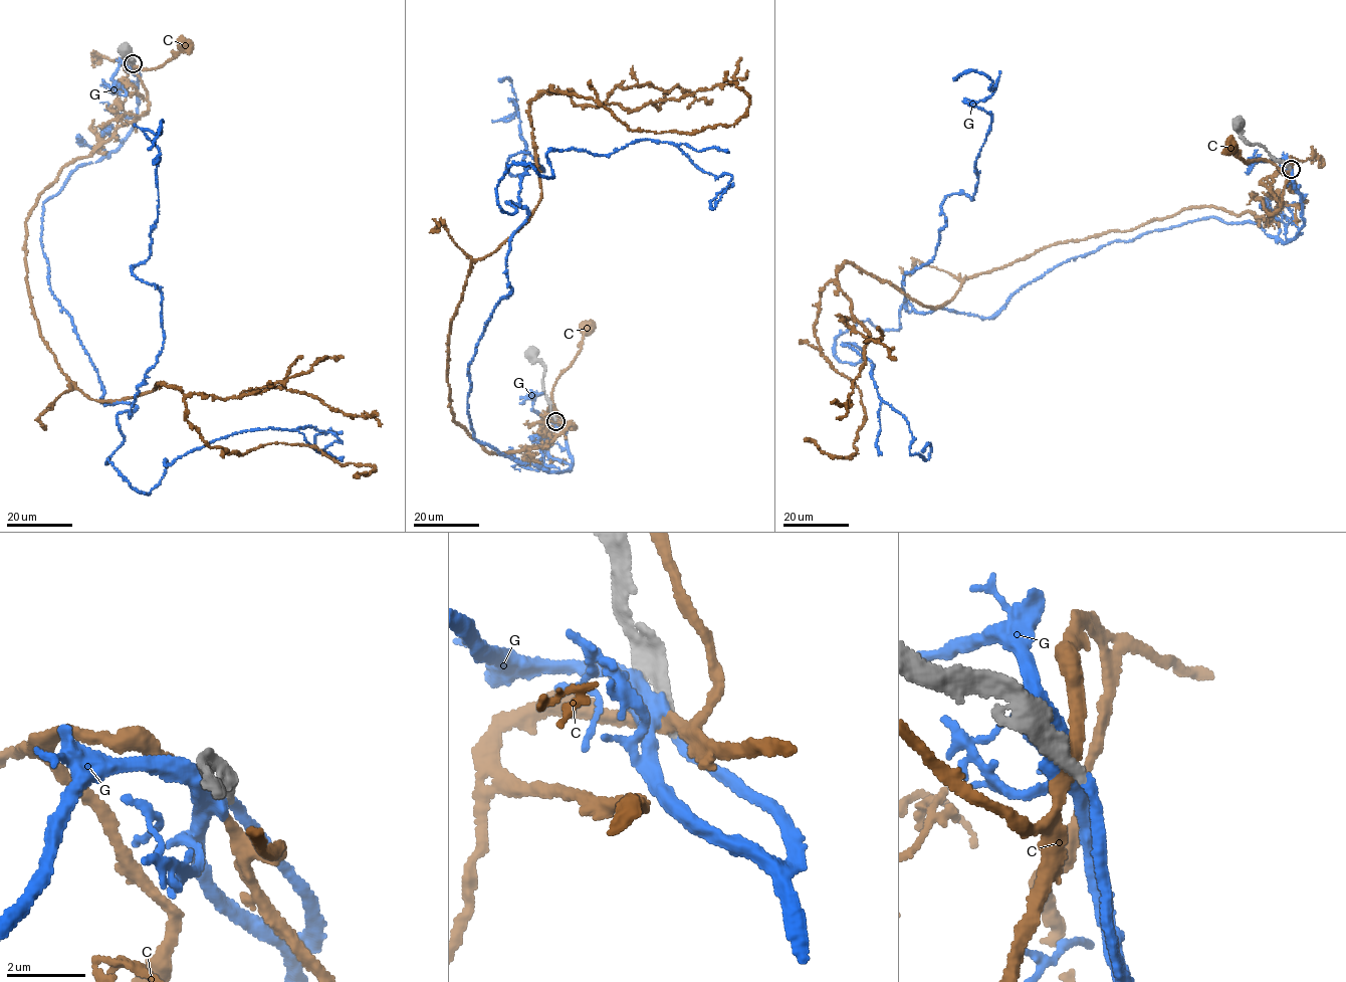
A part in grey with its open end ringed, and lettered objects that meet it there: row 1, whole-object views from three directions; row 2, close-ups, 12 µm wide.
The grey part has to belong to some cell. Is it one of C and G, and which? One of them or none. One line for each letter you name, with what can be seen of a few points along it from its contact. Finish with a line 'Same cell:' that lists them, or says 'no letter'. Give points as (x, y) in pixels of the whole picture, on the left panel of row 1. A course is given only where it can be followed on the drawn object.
G: course (132, 63), (135, 124), (40, 232), (104, 405), (136, 409), (106, 462), (149, 493), (212, 441), (343, 431)
Same cell: G

